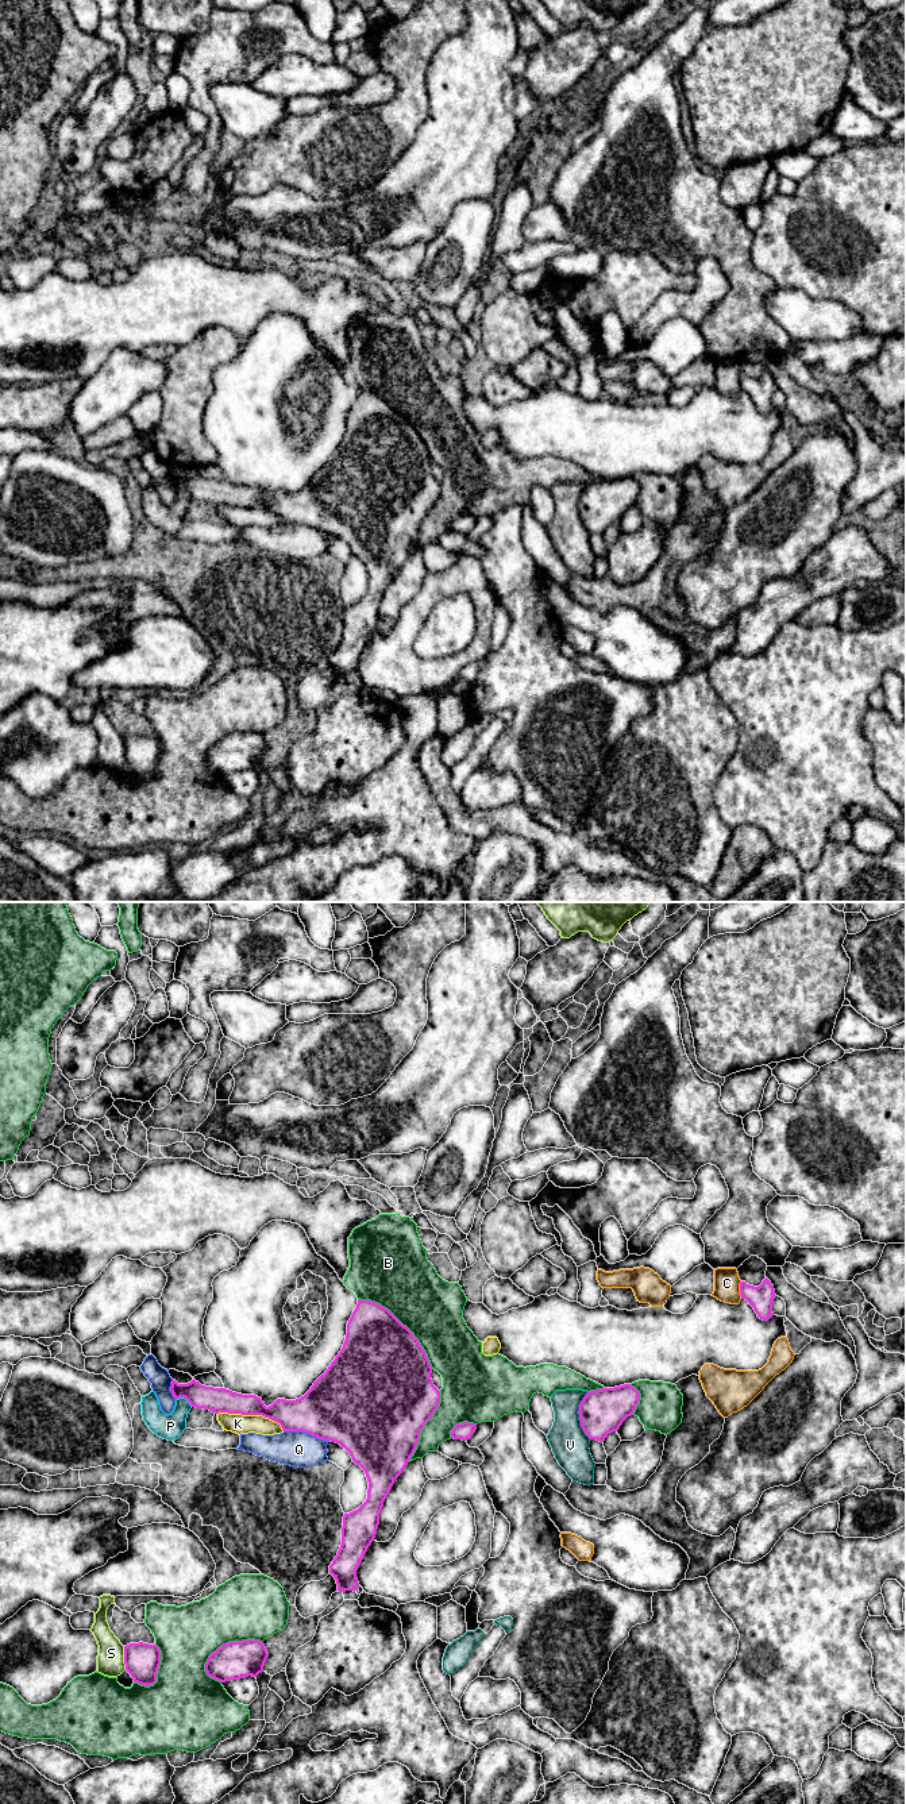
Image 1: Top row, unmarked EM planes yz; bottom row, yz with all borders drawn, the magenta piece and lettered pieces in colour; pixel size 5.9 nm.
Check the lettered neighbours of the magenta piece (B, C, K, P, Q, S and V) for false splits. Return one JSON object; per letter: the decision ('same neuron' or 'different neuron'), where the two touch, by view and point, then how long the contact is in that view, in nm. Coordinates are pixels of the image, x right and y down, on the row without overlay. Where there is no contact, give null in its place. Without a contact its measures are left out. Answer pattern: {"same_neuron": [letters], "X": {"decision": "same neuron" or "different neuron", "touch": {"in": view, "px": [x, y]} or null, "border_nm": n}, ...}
{"same_neuron": ["P"], "B": {"decision": "different neuron", "touch": {"in": "yz", "px": [401, 416]}, "border_nm": 600}, "C": {"decision": "different neuron", "touch": {"in": "yz", "px": [740, 382]}, "border_nm": 100}, "K": {"decision": "different neuron", "touch": {"in": "yz", "px": [251, 507]}, "border_nm": 420}, "P": {"decision": "same neuron", "touch": {"in": "yz", "px": [184, 489]}, "border_nm": 110}, "Q": {"decision": "different neuron", "touch": {"in": "yz", "px": [307, 525]}, "border_nm": 280}, "S": {"decision": "different neuron", "touch": {"in": "yz", "px": [124, 751]}, "border_nm": 140}, "V": {"decision": "different neuron", "touch": {"in": "yz", "px": [579, 508]}, "border_nm": 280}}

